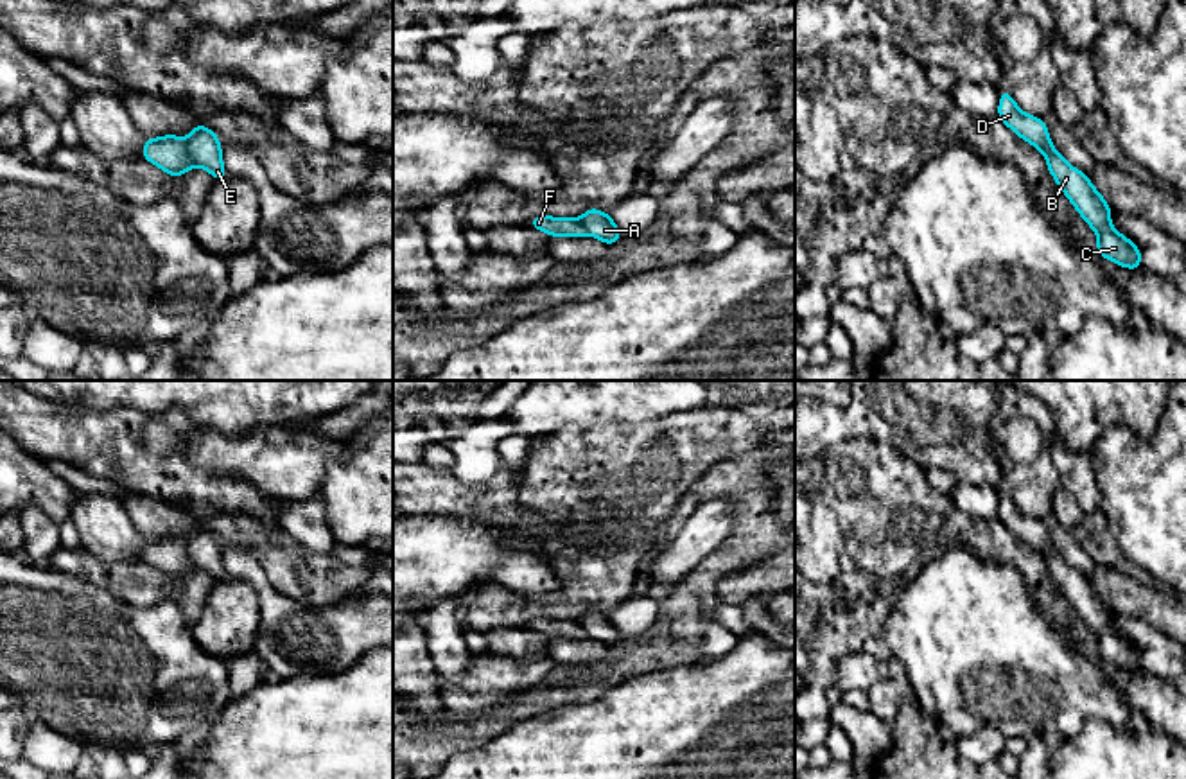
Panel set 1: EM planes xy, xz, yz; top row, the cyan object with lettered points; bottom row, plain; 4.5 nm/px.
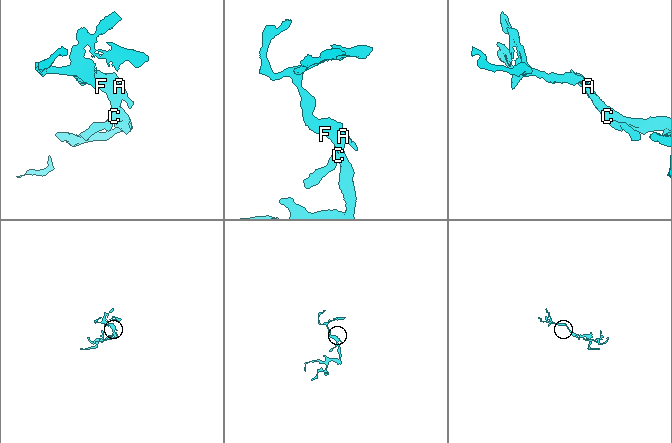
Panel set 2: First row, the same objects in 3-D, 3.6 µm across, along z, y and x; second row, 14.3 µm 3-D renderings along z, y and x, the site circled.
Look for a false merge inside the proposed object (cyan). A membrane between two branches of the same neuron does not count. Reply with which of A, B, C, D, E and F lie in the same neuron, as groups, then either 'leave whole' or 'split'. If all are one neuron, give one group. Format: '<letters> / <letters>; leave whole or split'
A D E / B C F; split

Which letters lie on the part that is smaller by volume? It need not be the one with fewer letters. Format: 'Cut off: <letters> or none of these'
Cut off: A, D, E

